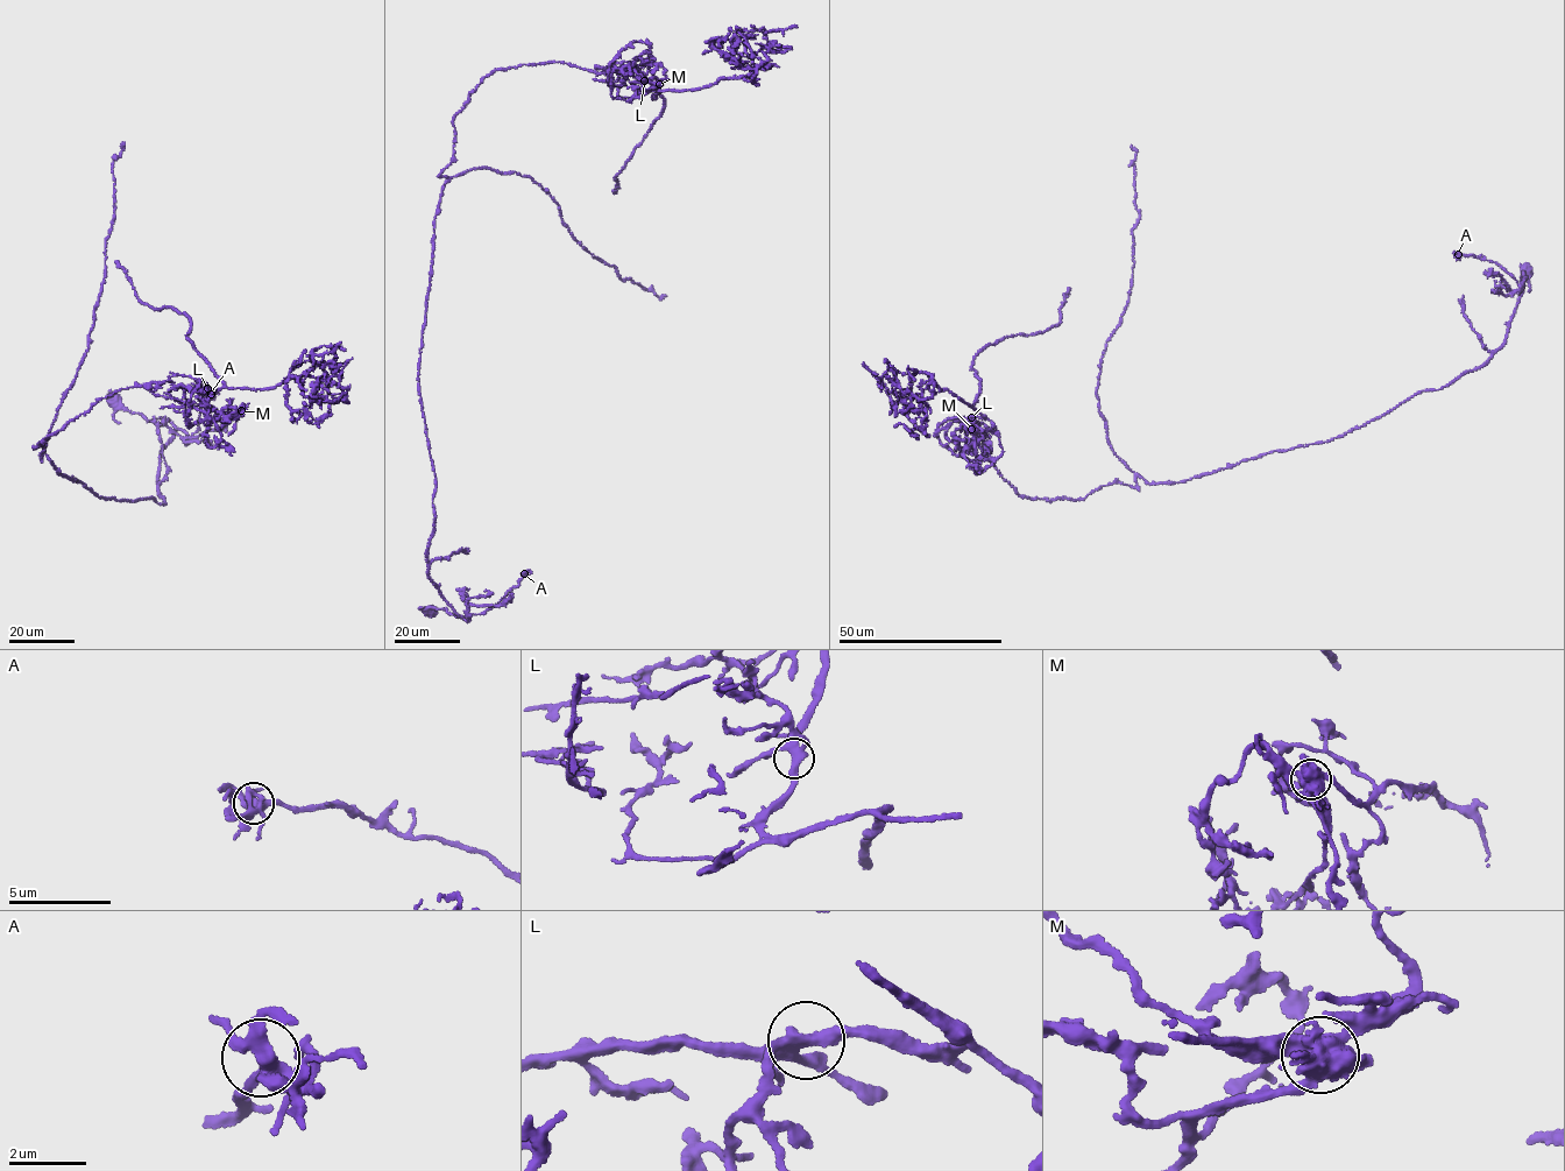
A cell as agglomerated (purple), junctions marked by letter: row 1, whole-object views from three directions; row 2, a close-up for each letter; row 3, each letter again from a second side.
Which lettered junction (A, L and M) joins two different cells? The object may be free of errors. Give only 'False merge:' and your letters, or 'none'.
False merge: M

